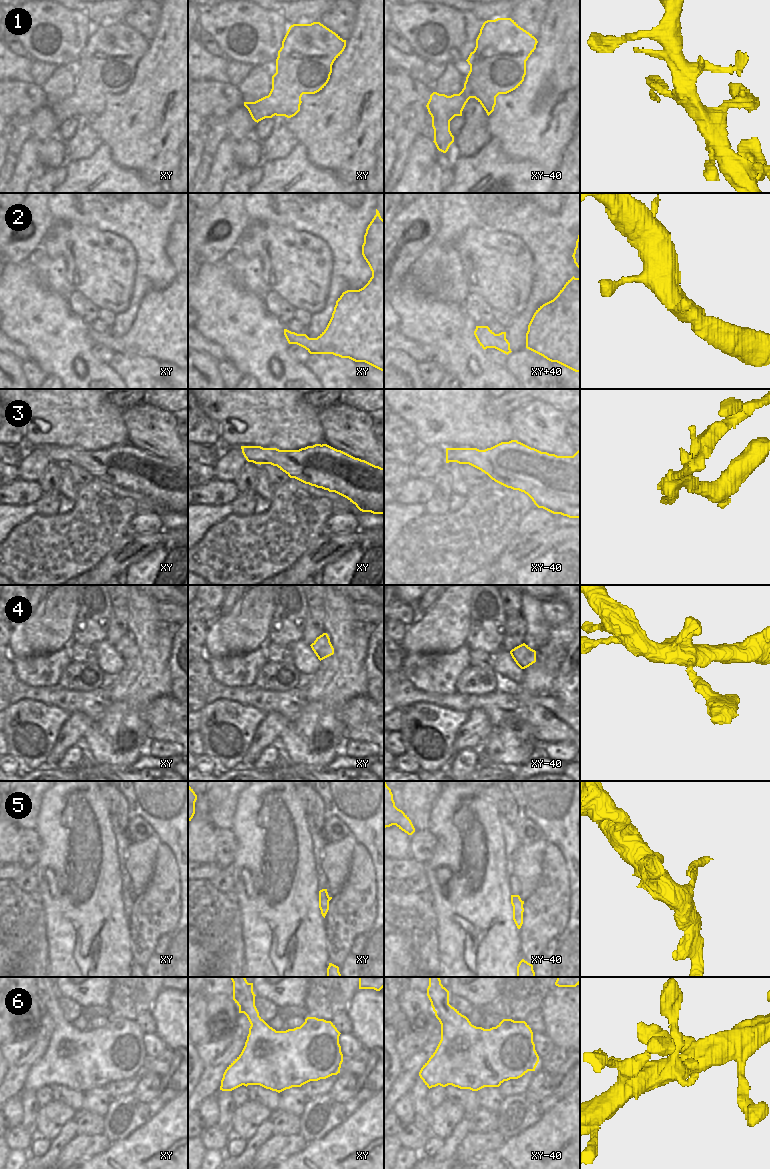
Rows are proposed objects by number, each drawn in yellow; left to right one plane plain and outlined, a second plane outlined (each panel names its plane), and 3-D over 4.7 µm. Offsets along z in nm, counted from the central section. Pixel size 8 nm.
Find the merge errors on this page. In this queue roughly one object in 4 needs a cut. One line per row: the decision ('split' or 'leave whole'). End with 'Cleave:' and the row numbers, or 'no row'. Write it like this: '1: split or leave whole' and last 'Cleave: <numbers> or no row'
1: split
2: leave whole
3: split
4: leave whole
5: split
6: leave whole
Cleave: 1, 3, 5

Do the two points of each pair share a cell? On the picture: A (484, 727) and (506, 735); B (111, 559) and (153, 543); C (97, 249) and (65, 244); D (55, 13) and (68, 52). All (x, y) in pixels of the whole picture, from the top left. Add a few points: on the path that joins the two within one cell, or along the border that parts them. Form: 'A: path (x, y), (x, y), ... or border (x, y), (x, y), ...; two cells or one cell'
A: border (494, 727), (492, 732), (479, 746); two cells
B: path (121, 556), (131, 548), (143, 544); one cell
C: path (89, 249), (84, 249), (73, 241); one cell
D: path (55, 23), (62, 33), (63, 42); one cell

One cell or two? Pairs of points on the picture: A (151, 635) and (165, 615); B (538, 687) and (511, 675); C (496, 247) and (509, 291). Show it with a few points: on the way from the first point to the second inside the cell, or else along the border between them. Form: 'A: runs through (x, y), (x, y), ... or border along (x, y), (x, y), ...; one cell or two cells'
A: border along (157, 601), (158, 617), (163, 622), (175, 623); two cells
B: border along (524, 669), (522, 678), (516, 684), (510, 685); two cells
C: runs through (496, 258), (496, 265), (500, 269), (504, 280); one cell

